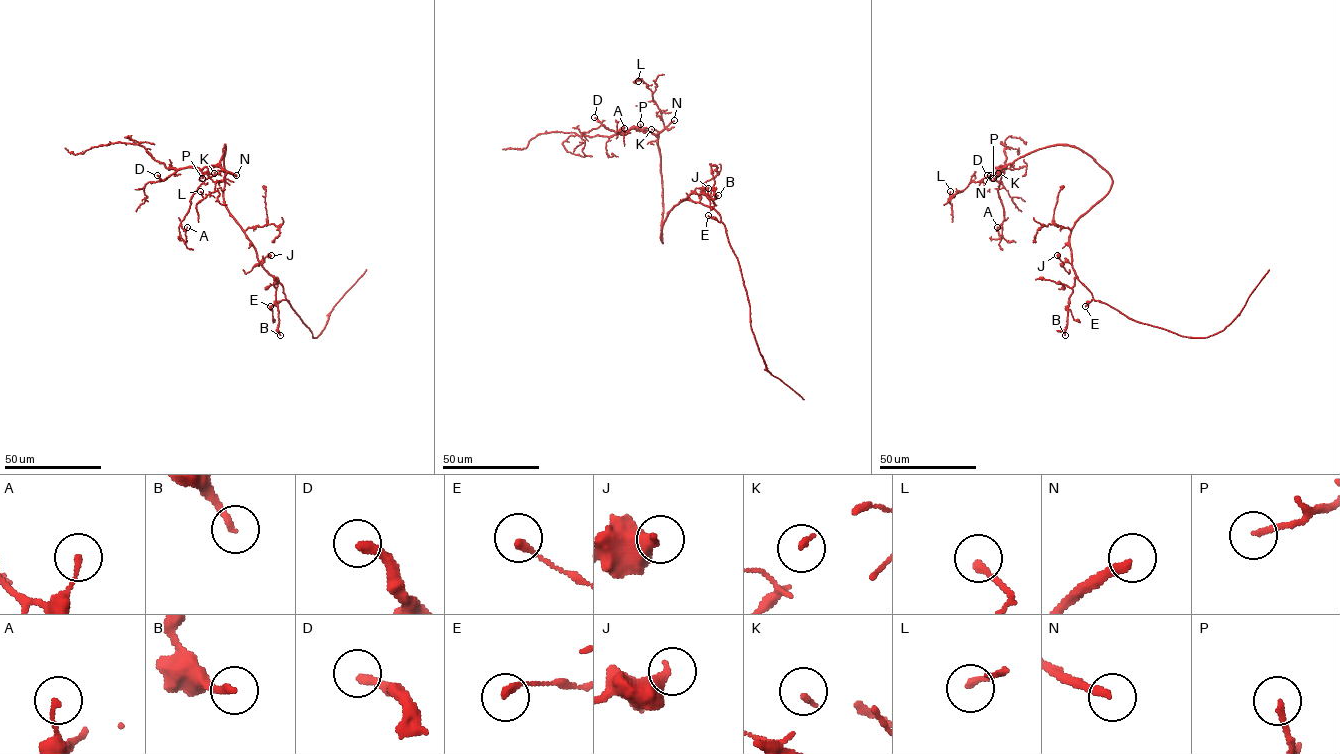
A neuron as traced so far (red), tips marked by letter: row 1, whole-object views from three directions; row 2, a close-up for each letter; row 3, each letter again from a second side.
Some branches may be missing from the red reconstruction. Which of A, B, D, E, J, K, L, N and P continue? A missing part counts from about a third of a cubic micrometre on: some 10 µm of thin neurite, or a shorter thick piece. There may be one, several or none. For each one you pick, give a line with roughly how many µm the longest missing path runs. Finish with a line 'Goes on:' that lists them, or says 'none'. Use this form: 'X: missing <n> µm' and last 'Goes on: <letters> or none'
B: missing 20 µm
D: missing 25 µm
N: missing 60 µm
P: missing 15 µm
Goes on: B, D, N, P

